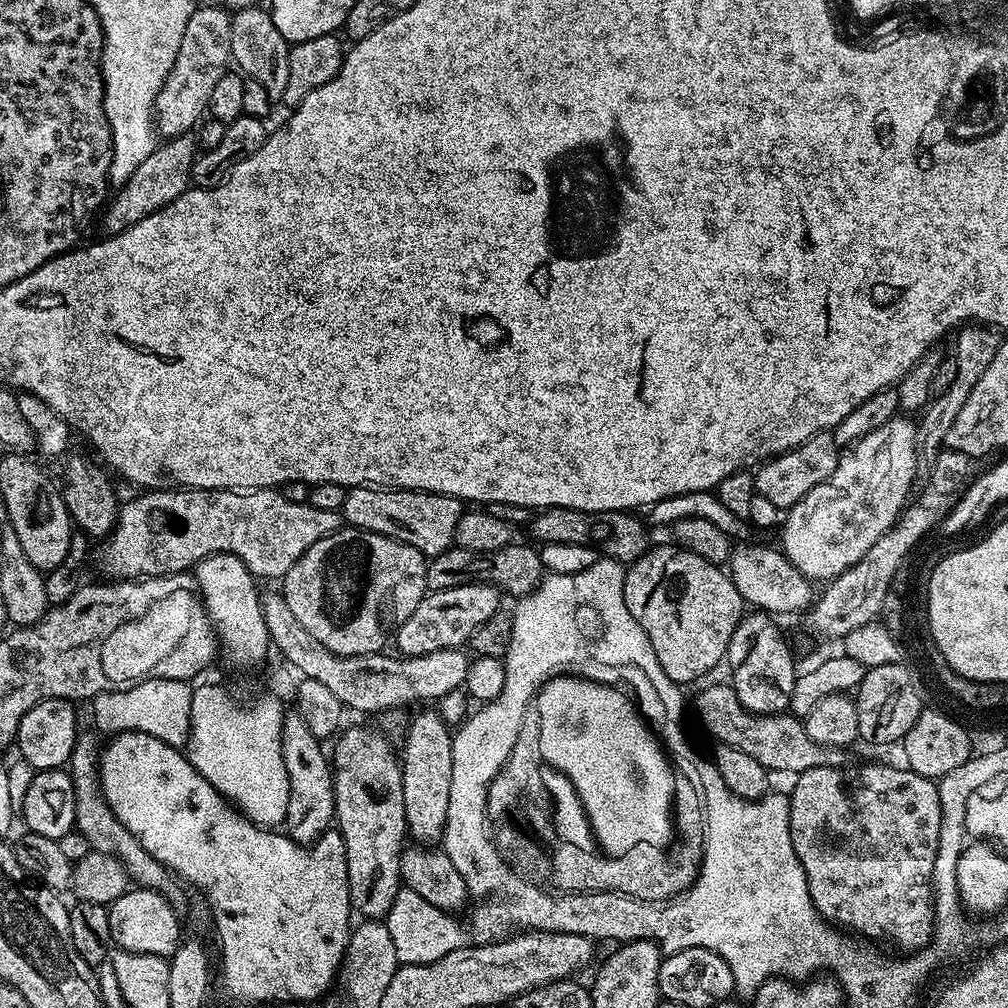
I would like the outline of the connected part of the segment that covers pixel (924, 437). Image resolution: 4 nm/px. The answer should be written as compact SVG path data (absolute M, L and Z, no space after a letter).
M975 322L961 327L955 333L956 352L954 359L957 362L957 373L954 382L947 387L946 392L935 397L924 409L916 425L916 442L921 453L924 452L928 458L935 457L936 453L941 451L946 434L950 426L954 424L954 418L958 418L958 410L962 410L963 403L970 396L970 390L974 390L974 385L978 383L978 378L986 374L990 362L994 362L994 354L998 354L998 346L1002 339L999 331L993 330L987 326L981 326Z

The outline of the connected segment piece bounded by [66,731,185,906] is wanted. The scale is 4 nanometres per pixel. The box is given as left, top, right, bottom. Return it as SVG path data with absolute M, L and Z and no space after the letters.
M81 731L74 742L72 757L68 759L66 765L72 778L76 799L75 831L80 832L82 838L86 838L91 851L104 852L107 856L118 858L118 862L122 862L122 866L126 870L129 881L135 887L149 888L150 891L156 891L165 896L172 905L180 906L184 900L183 890L185 891L181 881L163 864L159 864L154 857L146 854L146 850L142 850L142 842L138 842L138 838L134 838L134 834L130 834L130 830L126 830L126 826L122 826L122 822L118 822L118 818L114 818L114 810L110 810L100 785L98 765L101 751L101 741L98 742L90 733Z

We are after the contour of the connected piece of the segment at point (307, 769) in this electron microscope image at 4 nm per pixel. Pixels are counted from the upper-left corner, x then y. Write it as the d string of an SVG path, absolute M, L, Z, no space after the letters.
M299 710L285 711L282 726L282 758L286 762L286 774L290 778L286 835L295 844L315 844L321 834L328 831L336 815L332 765L329 753L326 748L324 752L320 743L314 734L310 734L310 726L306 726L306 721Z

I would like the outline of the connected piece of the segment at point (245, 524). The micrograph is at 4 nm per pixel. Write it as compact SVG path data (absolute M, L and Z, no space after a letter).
M271 488L255 490L148 490L136 494L133 500L119 505L116 525L108 533L100 548L100 568L105 577L113 581L138 580L146 576L169 576L175 572L188 572L195 569L199 560L213 556L216 552L234 554L242 558L245 566L257 578L279 581L322 538L340 531L340 512L318 510L313 504L290 502L283 491Z

